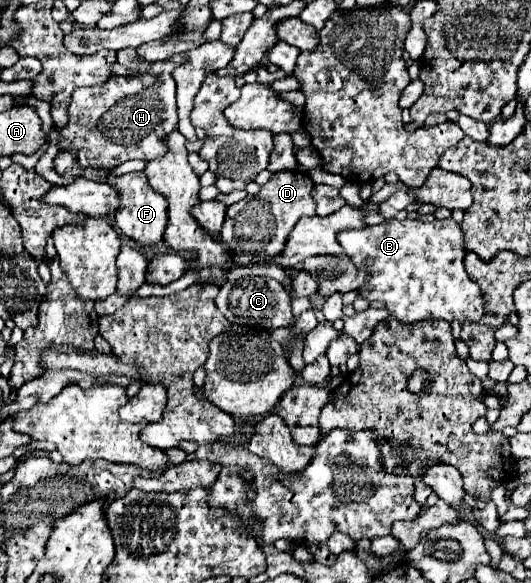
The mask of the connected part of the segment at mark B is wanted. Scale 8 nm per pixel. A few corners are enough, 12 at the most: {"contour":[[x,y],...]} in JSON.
{"contour":[[455,220],[339,234],[401,324],[479,322]]}

